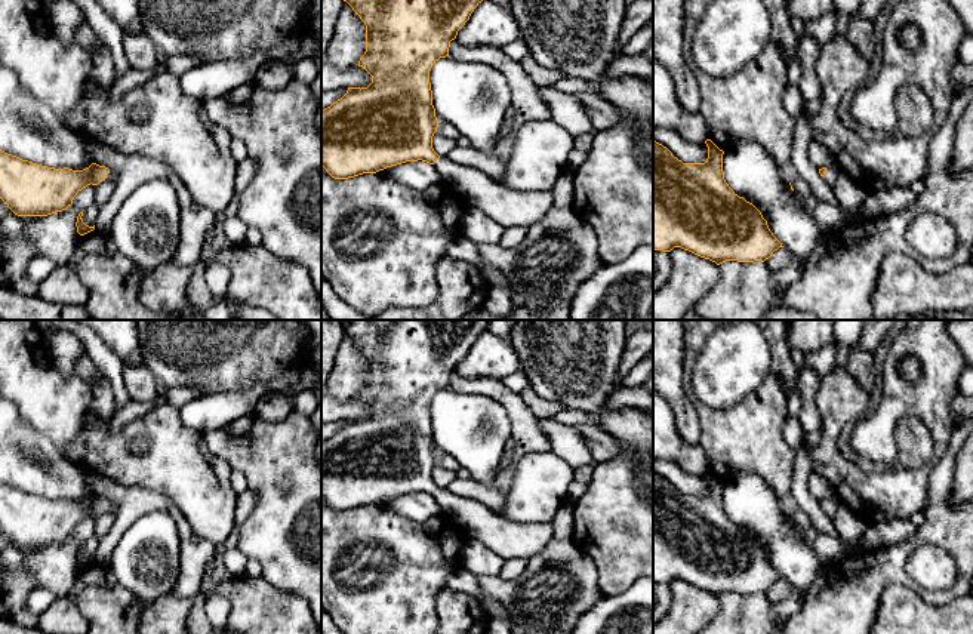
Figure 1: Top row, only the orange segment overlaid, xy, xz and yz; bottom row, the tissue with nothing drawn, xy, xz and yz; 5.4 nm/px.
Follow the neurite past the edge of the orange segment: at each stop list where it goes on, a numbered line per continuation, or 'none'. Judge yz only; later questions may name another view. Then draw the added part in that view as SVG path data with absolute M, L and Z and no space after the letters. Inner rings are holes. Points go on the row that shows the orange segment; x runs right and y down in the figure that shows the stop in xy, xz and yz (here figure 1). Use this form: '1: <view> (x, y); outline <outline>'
1: yz (830, 177); outline M835 163L832 166L826 167L825 175L822 176L829 185L834 185L837 175L838 175L840 166Z

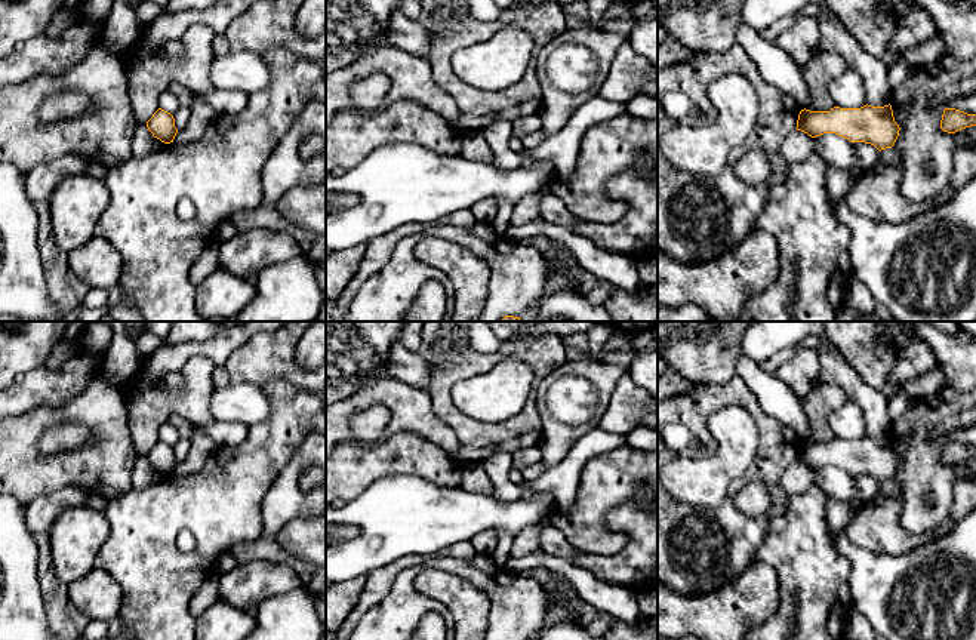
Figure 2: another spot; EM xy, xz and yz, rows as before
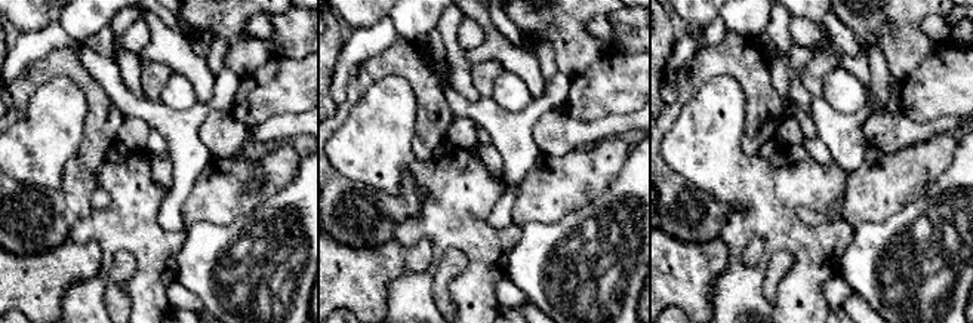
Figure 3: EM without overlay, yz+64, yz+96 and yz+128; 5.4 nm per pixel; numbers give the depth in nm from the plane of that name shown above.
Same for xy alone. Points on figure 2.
none

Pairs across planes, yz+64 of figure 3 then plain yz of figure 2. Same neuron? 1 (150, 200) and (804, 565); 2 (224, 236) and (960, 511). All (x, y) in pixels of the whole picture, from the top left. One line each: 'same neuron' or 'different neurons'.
1: same neuron
2: different neurons

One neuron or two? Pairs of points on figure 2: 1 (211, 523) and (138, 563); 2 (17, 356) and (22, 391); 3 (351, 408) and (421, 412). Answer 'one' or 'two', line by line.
1: one
2: two
3: one

